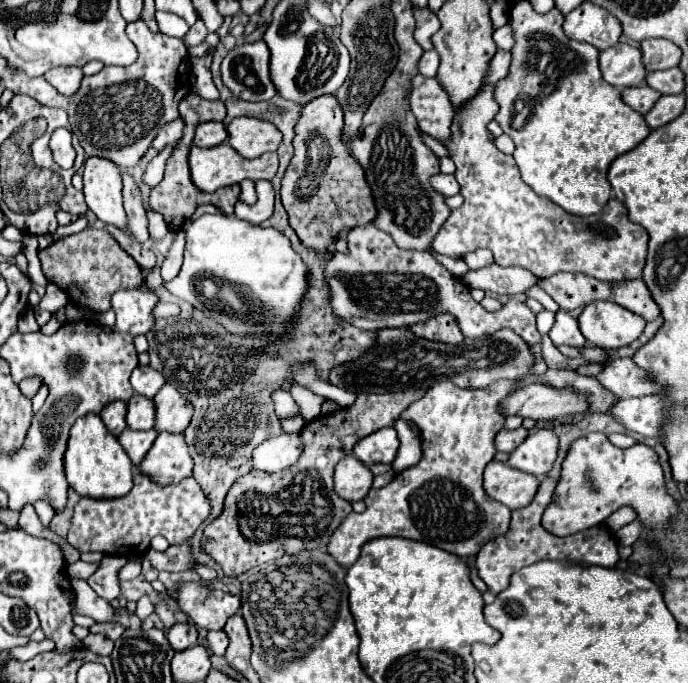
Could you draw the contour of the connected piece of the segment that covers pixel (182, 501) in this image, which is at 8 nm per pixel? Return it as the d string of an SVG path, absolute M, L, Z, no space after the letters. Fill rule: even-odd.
M136 473L134 487L140 487L140 491L130 491L126 497L112 501L82 497L74 507L66 537L68 543L72 543L78 551L102 551L106 555L138 557L146 553L154 535L164 535L170 545L188 541L210 513L210 503L192 477L172 487L158 487L154 481L148 481L148 477Z

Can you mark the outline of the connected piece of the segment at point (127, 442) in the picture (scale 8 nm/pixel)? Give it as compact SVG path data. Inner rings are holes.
M126 429L126 431L118 437L118 441L120 441L120 445L124 447L126 455L130 457L130 461L132 461L134 465L138 465L138 461L140 461L140 459L148 453L148 449L152 447L156 435L158 435L158 433L156 433L154 429L150 429L150 431L132 431L132 429Z

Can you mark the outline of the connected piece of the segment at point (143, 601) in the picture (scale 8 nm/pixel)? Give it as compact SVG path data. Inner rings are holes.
M142 595L142 597L136 601L136 615L138 615L140 619L146 619L152 611L154 611L154 605L150 603L148 595Z

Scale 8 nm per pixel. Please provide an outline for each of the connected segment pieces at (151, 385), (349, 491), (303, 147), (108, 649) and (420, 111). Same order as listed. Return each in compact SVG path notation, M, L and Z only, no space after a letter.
M138 365L138 367L132 371L130 383L132 383L132 387L134 387L136 393L152 399L152 397L160 391L160 387L166 383L166 379L164 379L158 371L154 371L152 367L142 367L142 365Z
M346 455L338 461L334 471L334 491L342 499L348 501L360 501L368 495L372 487L372 471L360 463L354 455Z
M324 95L308 101L302 107L294 127L294 157L282 179L282 205L290 217L290 227L300 241L316 251L324 251L342 227L370 223L376 217L368 183L358 161L348 155L340 141L344 117L334 95Z
M88 635L82 645L86 649L90 649L92 653L96 655L110 655L112 653L112 647L114 647L114 641L108 641L108 637L102 637L102 635Z
M414 75L410 85L410 109L418 119L420 131L446 145L452 139L450 127L454 121L454 109L448 95L436 79L424 75Z

